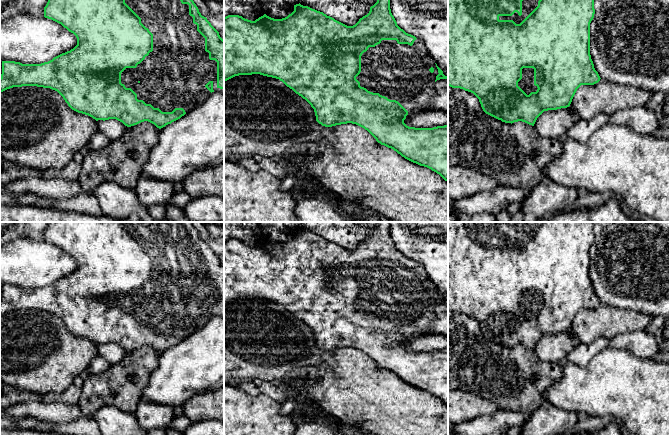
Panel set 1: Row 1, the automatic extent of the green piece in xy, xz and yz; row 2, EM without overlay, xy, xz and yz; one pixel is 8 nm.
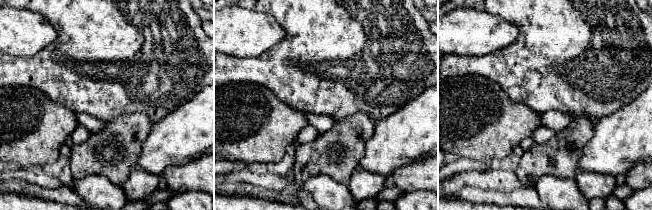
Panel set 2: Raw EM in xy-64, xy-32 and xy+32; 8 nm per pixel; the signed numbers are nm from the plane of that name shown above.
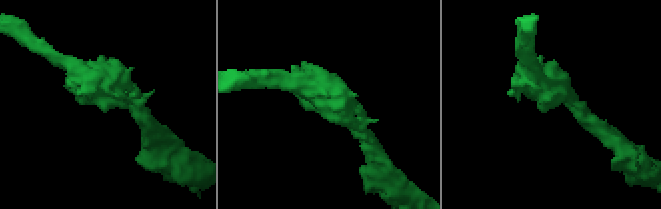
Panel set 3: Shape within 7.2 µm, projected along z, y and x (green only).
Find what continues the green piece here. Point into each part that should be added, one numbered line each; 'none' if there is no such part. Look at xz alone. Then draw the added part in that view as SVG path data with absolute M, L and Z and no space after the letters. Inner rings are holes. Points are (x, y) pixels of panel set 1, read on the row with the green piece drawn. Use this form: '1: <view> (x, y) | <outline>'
1: xz (400, 72) | M416 39L412 46L398 44L396 40L382 40L375 47L369 47L361 56L361 72L356 77L360 86L373 93L379 93L390 100L398 101L410 114L429 111L427 106L436 89L438 69L427 47Z

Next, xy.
1: xy (174, 75) | M125 0L125 3L153 34L153 51L136 68L126 68L121 73L121 83L131 88L138 100L162 112L183 108L189 113L210 96L211 92L205 87L209 81L213 82L214 92L224 92L217 87L217 62L209 59L205 38L193 23L188 4L180 0Z

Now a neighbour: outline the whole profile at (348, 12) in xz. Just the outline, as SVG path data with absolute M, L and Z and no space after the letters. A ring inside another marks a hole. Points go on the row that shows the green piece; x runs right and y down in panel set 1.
M301 0L300 4L323 12L347 26L353 26L369 13L370 7L376 2L377 0Z

